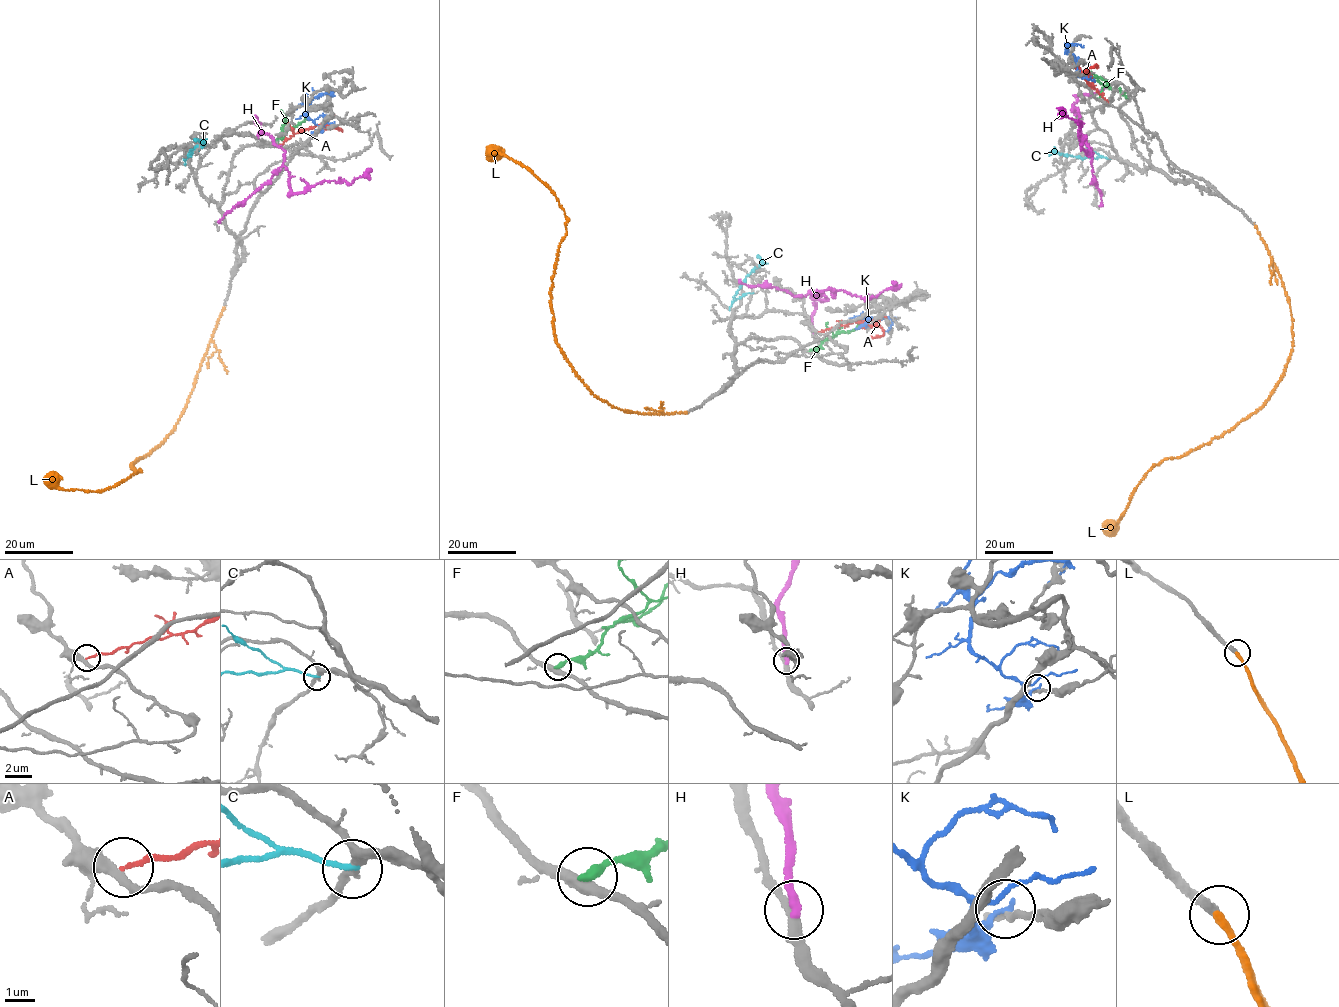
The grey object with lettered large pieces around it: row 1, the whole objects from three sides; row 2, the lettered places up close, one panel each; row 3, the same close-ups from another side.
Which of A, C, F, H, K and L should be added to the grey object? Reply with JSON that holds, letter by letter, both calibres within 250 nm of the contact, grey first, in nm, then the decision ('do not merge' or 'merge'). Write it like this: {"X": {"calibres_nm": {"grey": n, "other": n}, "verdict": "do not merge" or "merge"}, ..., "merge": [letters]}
{"A": {"calibres_nm": {"grey": 320, "other": 150}, "verdict": "do not merge"}, "C": {"calibres_nm": {"grey": 280, "other": 160}, "verdict": "do not merge"}, "F": {"calibres_nm": {"grey": 380, "other": 360}, "verdict": "do not merge"}, "H": {"calibres_nm": {"grey": 280, "other": 300}, "verdict": "do not merge"}, "K": {"calibres_nm": {"grey": 190, "other": 200}, "verdict": "do not merge"}, "L": {"calibres_nm": {"grey": 320, "other": 320}, "verdict": "merge"}, "merge": ["L"]}

